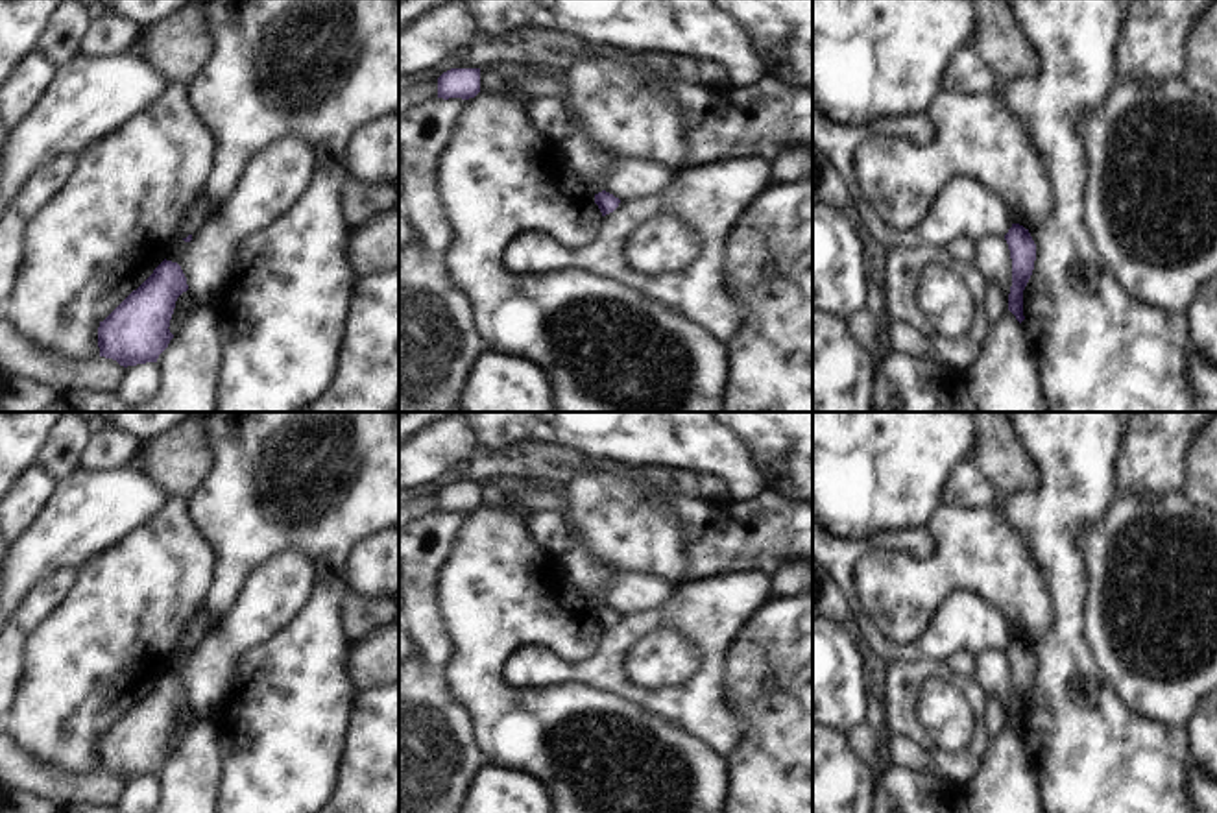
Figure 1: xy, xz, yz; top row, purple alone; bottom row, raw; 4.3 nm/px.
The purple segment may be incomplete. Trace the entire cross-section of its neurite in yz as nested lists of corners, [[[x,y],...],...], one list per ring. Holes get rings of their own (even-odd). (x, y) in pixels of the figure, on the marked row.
[[[1012,224],[1005,240],[1010,249],[1012,259],[1012,286],[1008,294],[1008,310],[1016,316],[1021,323],[1023,316],[1023,290],[1032,275],[1034,261],[1036,261],[1036,244],[1029,233],[1019,224]]]

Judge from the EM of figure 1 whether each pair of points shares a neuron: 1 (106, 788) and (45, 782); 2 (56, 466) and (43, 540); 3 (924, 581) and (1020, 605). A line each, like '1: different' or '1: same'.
1: same
2: different
3: same

